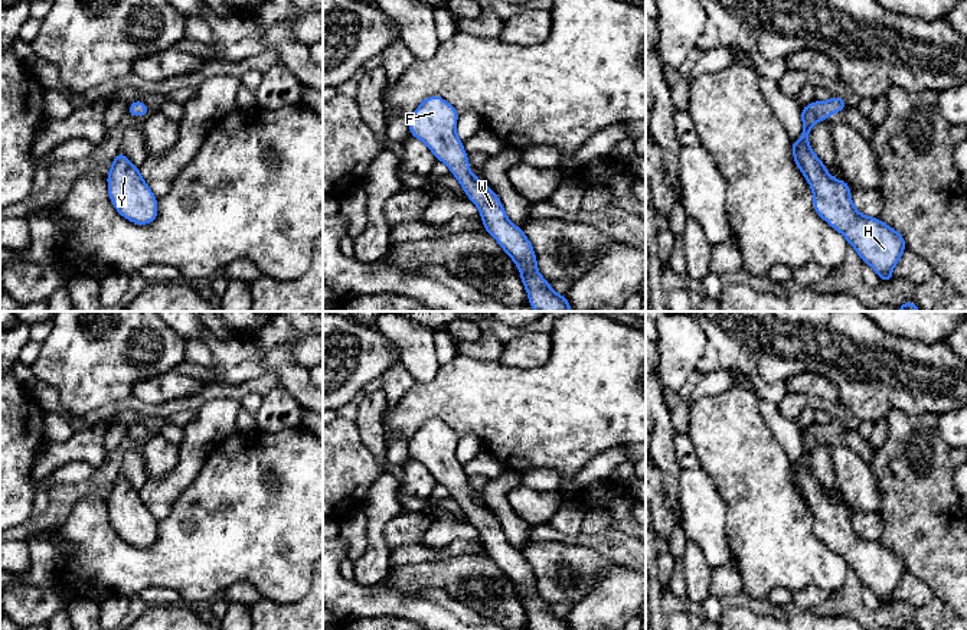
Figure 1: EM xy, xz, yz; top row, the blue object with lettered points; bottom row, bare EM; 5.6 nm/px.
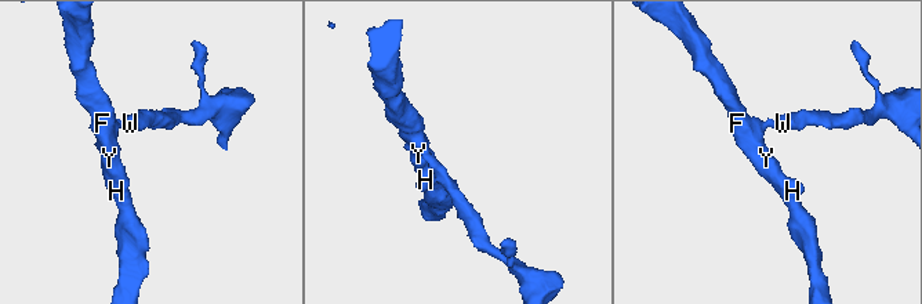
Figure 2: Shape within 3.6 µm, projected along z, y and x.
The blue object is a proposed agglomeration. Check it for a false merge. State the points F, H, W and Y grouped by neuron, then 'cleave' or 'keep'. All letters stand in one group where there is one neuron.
F H W Y; keep

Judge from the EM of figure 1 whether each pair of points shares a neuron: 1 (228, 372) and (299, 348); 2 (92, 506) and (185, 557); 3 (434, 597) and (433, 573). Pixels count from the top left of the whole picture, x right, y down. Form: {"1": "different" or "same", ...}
{"1": "different", "2": "same", "3": "different"}

